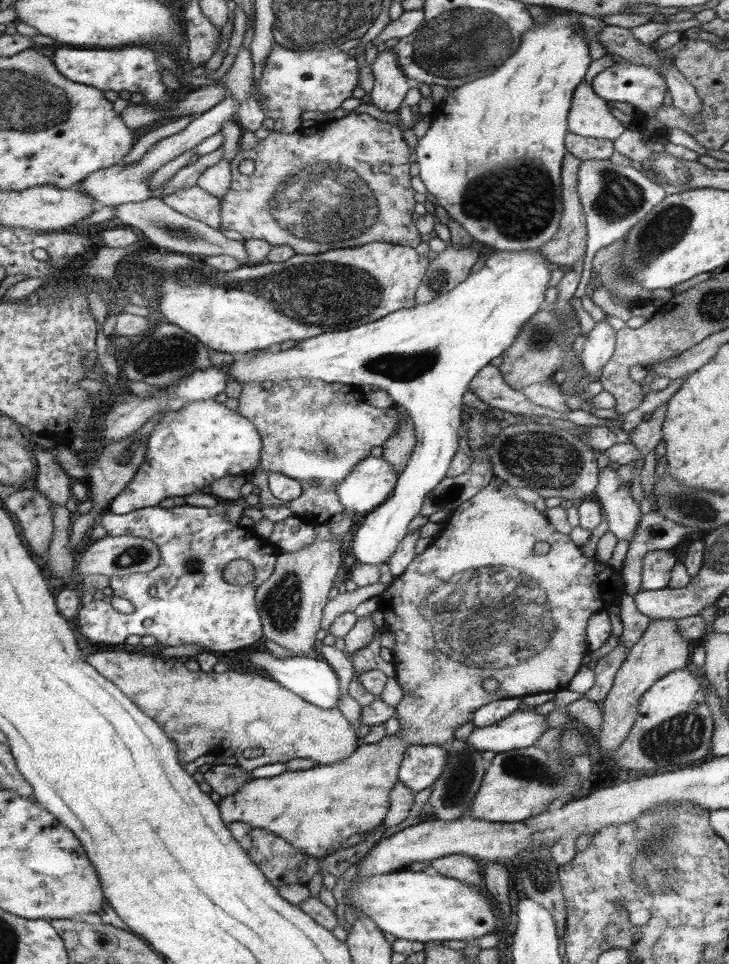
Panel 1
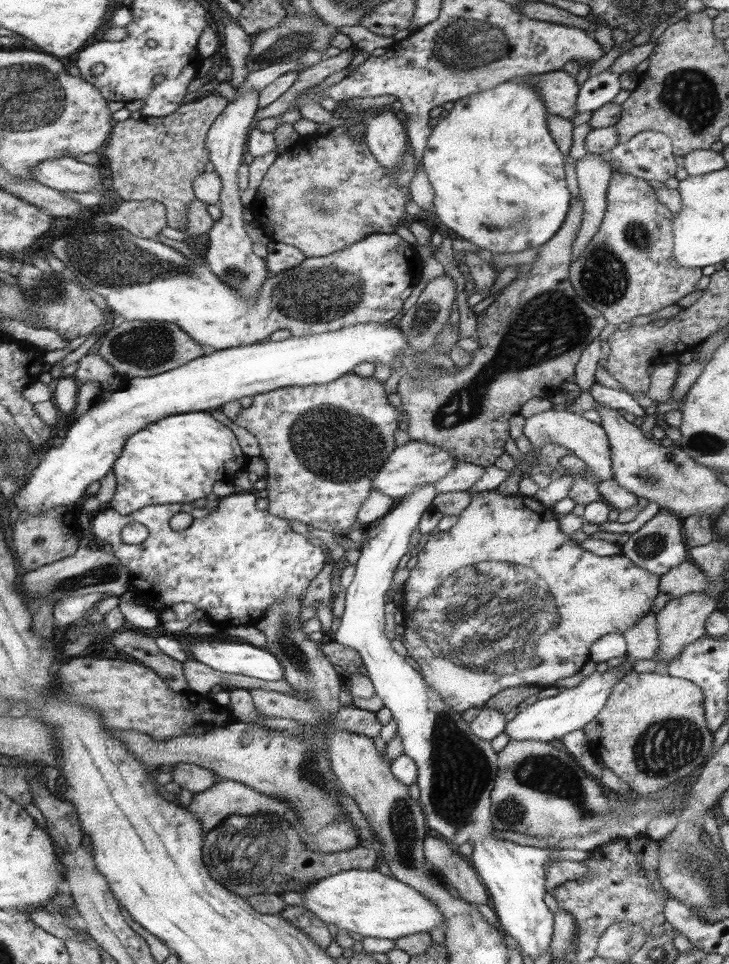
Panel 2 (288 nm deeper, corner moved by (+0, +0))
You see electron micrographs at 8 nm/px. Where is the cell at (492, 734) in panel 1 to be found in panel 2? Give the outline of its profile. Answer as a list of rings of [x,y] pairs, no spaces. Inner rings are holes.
[[[609,670],[607,672],[593,672],[591,676],[587,676],[575,688],[563,690],[557,696],[551,696],[551,698],[537,700],[531,706],[525,706],[523,710],[519,710],[505,724],[503,734],[509,736],[509,742],[551,742],[553,738],[563,738],[565,734],[581,730],[583,726],[587,726],[589,722],[595,720],[595,716],[605,706],[605,700],[609,696],[611,688],[623,676],[625,676],[625,672],[621,672],[621,674],[613,674]]]

